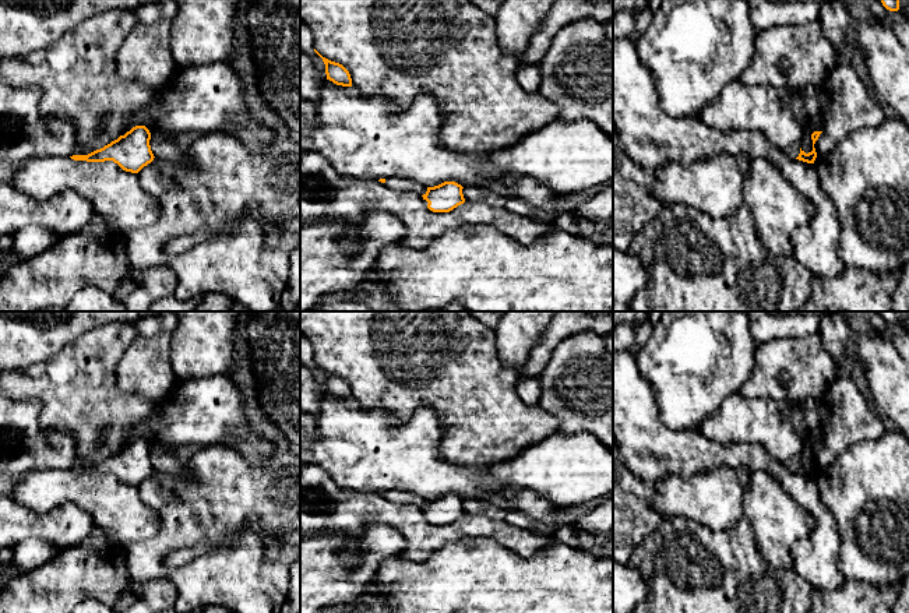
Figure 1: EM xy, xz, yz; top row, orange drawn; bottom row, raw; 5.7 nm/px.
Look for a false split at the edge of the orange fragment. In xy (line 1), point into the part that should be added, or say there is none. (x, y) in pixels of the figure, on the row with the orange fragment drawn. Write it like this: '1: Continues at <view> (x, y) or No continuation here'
1: No continuation here

